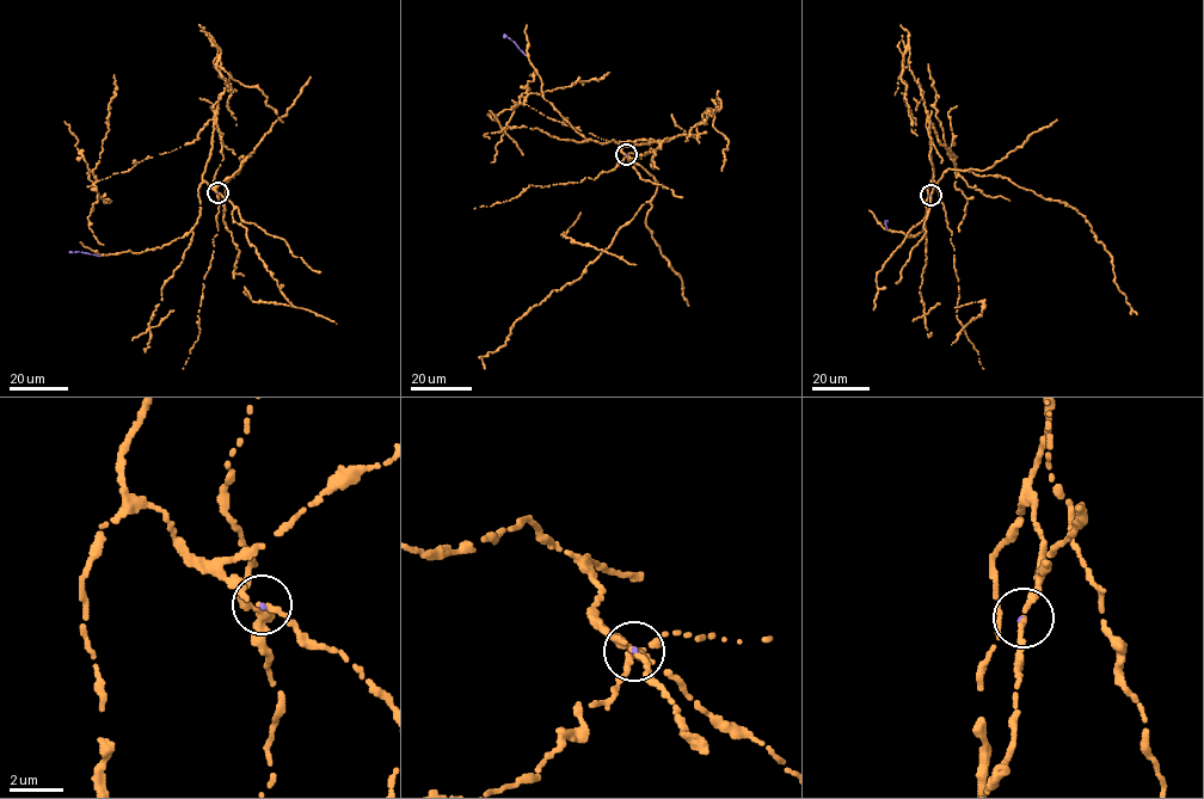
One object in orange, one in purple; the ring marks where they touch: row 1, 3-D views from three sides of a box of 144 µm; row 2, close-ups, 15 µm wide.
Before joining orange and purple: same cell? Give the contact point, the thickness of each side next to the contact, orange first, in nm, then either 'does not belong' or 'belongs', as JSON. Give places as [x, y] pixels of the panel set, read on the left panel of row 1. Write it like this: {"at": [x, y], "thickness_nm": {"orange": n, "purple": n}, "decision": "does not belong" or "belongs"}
{"at": [217, 192], "thickness_nm": {"orange": 140, "purple": 100}, "decision": "does not belong"}

